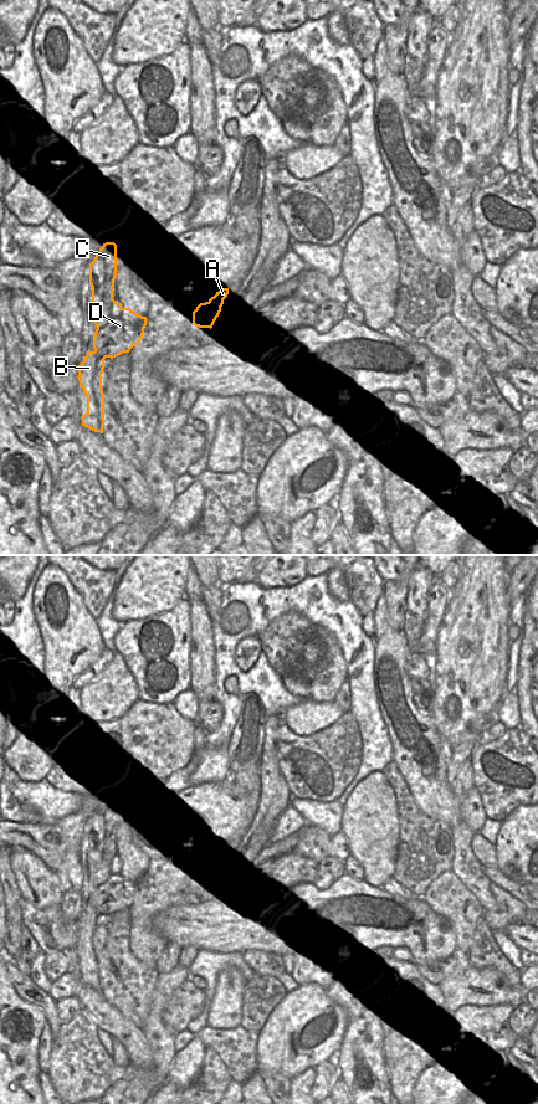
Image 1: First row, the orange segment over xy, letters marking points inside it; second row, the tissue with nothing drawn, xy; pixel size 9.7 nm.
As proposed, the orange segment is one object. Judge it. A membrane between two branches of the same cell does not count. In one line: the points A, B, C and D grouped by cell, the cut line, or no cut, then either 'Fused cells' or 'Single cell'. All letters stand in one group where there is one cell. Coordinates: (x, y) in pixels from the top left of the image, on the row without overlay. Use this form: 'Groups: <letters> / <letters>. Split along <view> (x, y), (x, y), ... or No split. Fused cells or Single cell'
Groups: A D / B C. Split along xy (122, 864), (104, 886), (96, 886). Fused cells

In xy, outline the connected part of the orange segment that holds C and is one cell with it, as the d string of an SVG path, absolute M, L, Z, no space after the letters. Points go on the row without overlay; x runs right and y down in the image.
M106 799L89 820L89 841L94 863L97 887L106 887L122 861L113 856L114 836L117 833L117 801Z

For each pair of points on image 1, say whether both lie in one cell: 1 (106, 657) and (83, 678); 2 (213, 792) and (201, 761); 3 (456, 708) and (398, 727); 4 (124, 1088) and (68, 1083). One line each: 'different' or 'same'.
1: same
2: different
3: different
4: different

